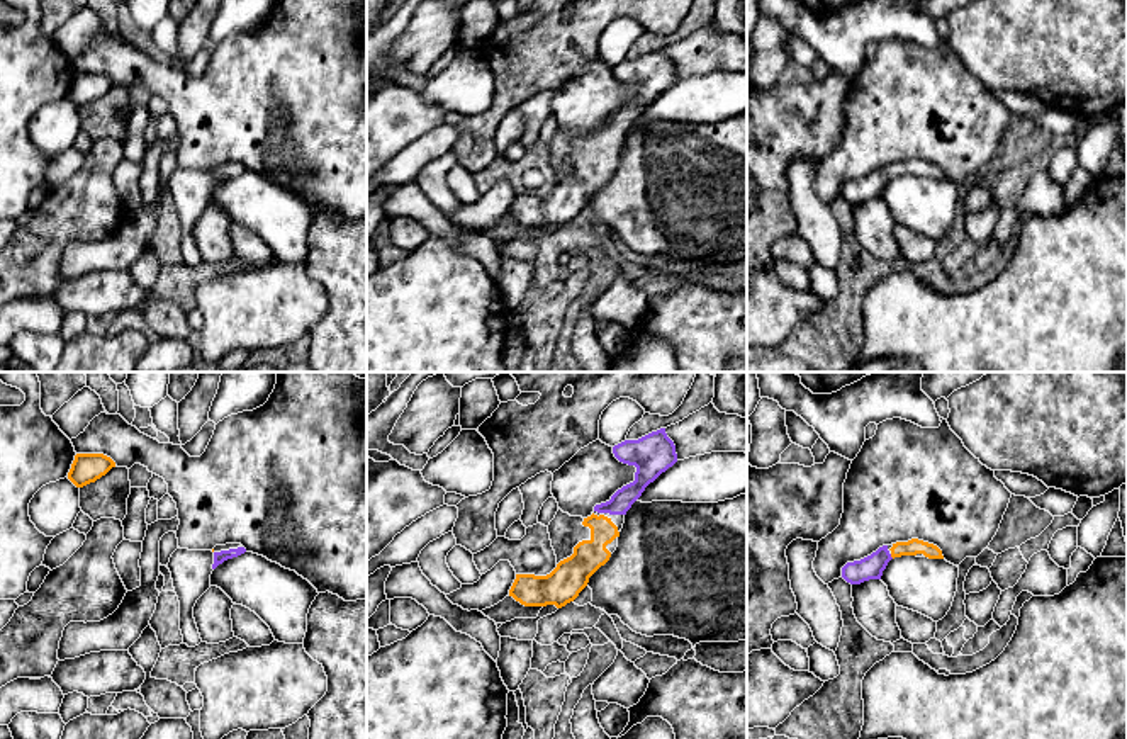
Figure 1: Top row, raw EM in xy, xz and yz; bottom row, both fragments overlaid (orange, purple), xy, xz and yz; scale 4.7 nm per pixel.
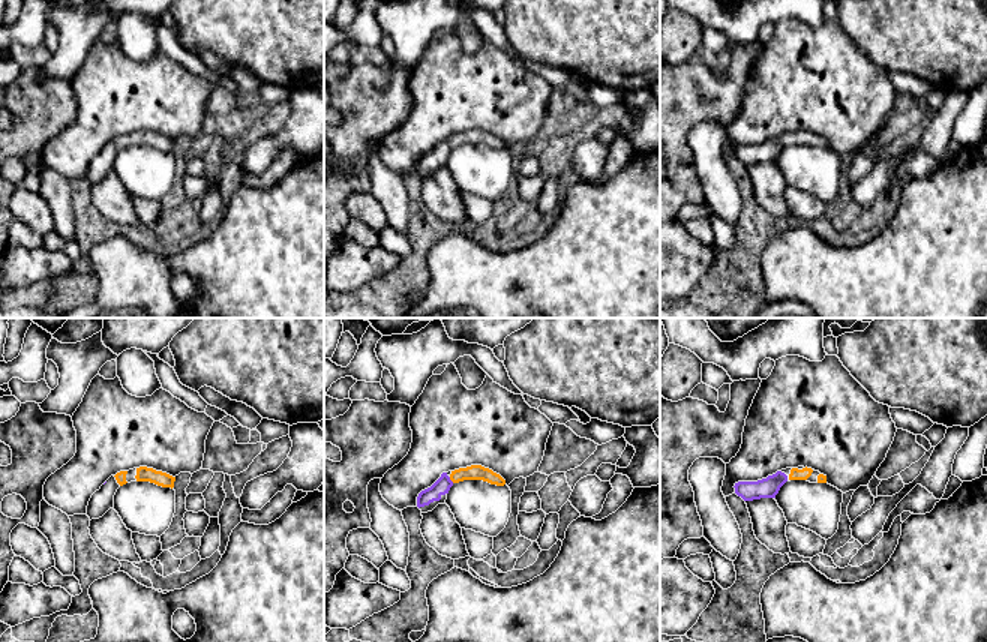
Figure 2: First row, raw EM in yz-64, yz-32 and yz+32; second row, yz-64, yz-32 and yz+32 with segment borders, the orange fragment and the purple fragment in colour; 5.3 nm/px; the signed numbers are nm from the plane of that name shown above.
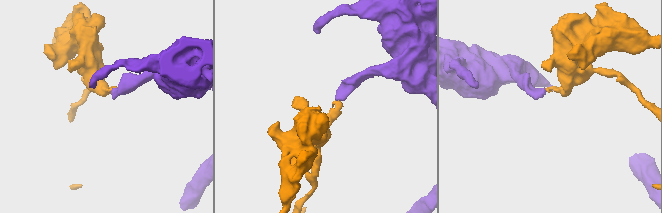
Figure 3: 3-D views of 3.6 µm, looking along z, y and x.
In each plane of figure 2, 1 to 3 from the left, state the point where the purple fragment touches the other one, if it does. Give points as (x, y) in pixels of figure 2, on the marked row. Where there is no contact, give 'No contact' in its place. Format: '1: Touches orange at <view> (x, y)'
1: No contact
2: Touches orange at yz-32 (452, 480)
3: No contact

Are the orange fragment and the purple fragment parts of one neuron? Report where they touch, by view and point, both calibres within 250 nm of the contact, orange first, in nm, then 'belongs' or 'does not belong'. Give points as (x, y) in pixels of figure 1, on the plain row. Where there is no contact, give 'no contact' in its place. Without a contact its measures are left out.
yz (891, 175) | 80/110 nm | belongs

